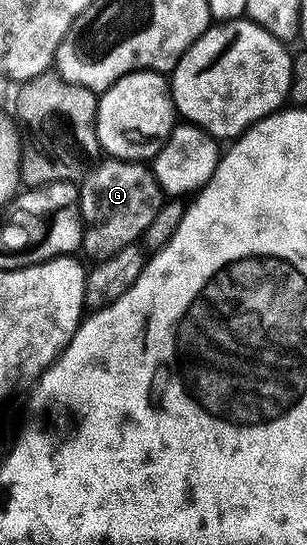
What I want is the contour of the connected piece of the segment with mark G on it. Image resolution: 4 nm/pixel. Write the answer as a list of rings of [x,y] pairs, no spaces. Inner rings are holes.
[[[102,159],[96,167],[85,173],[79,184],[79,191],[83,225],[80,251],[86,252],[93,262],[111,258],[111,254],[119,254],[119,250],[137,244],[141,235],[147,230],[147,226],[151,226],[155,214],[159,214],[163,203],[163,193],[159,182],[153,176],[152,167],[135,160]]]

